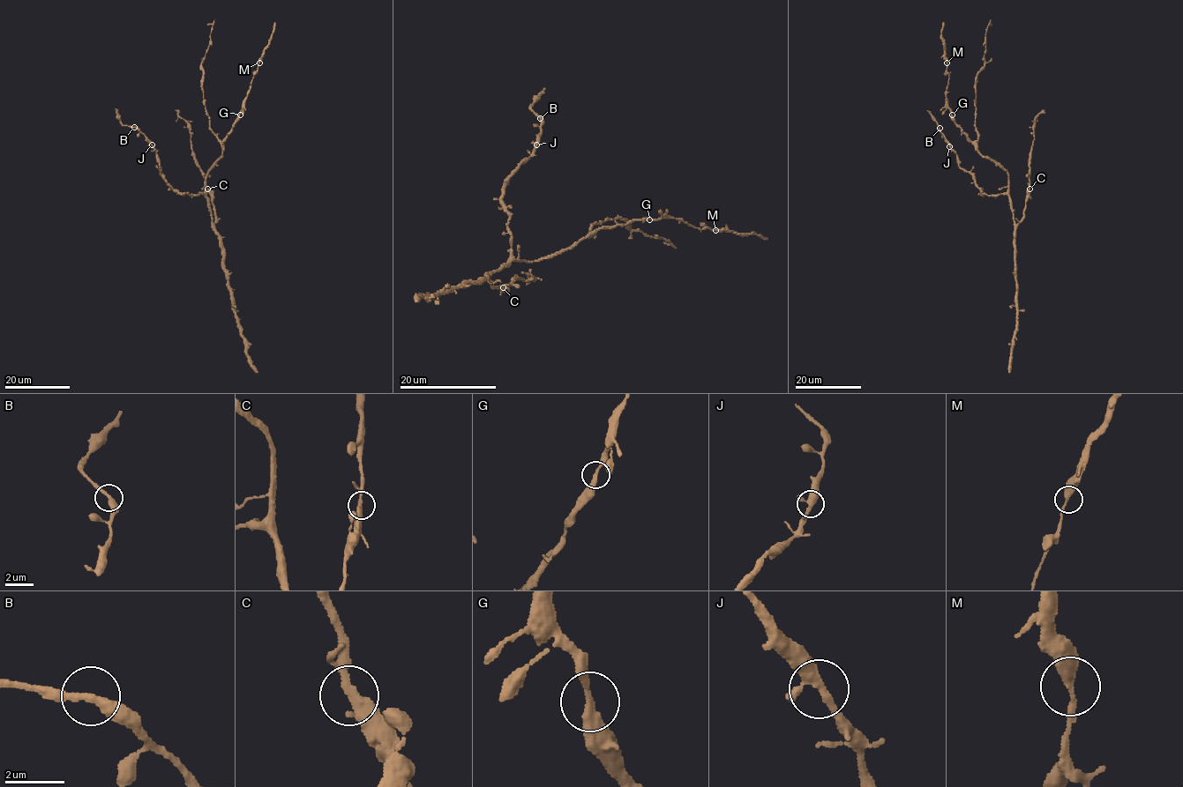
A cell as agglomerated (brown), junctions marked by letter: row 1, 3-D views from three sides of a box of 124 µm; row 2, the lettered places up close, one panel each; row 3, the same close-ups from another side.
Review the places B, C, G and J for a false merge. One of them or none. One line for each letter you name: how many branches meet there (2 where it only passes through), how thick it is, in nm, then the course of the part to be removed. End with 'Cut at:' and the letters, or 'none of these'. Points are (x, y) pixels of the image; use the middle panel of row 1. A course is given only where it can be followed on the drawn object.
Cut at: none of these

